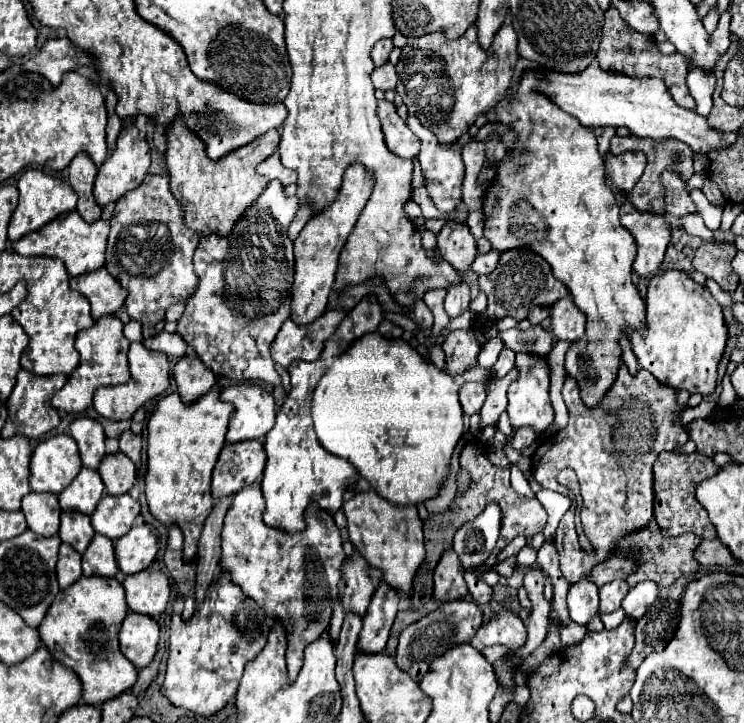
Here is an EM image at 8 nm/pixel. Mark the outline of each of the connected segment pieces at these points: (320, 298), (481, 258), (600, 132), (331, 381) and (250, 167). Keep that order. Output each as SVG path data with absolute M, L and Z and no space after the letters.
M361 163L349 165L343 175L343 183L339 187L339 195L335 197L335 201L317 215L313 215L295 239L295 283L291 291L291 317L299 325L311 323L327 309L327 297L335 285L339 253L347 243L349 233L373 191L375 179L371 173L373 171L363 167Z
M491 249L491 251L489 251L489 253L485 253L485 255L477 255L477 257L475 257L475 261L473 261L473 265L471 265L471 269L473 269L477 275L491 273L491 271L495 269L497 261L499 261L499 251Z
M595 127L593 133L595 133L597 143L599 143L599 153L605 155L607 149L609 149L609 141L611 141L611 137L615 135L615 129L613 129L613 127L601 127L601 129Z
M367 333L335 357L313 391L313 427L319 443L333 455L347 459L371 487L399 505L419 505L439 493L447 477L453 449L463 435L463 411L459 405L459 385L431 359L423 357L403 339L385 339L381 333Z
M177 117L175 123L167 127L165 163L171 177L171 191L179 199L179 203L183 203L187 225L199 235L211 231L223 235L231 231L231 223L239 219L239 215L243 215L247 205L251 205L259 197L259 191L263 191L263 187L269 183L255 169L277 149L277 145L279 130L271 129L245 147L239 147L213 161L207 157L205 143Z

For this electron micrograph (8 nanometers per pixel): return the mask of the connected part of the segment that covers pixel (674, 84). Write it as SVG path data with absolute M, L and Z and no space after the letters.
M609 7L605 11L605 25L603 25L603 35L601 35L601 45L597 51L597 61L603 69L607 71L619 71L625 73L629 77L661 77L669 89L669 93L673 95L673 99L677 101L677 105L681 105L683 109L695 109L695 99L689 95L687 85L685 85L685 75L687 75L687 63L681 55L661 55L658 52L658 44L649 35L637 33L633 31L621 17L619 11Z

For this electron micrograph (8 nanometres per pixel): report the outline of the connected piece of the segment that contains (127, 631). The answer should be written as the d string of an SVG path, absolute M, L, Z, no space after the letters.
M127 613L119 631L121 653L137 667L143 669L151 663L157 643L159 643L159 625L147 615Z

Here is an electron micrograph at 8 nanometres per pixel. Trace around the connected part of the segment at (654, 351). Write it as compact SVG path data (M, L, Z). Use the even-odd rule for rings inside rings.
M671 269L655 275L647 285L647 321L643 331L631 333L633 353L643 369L651 371L661 383L687 389L689 393L713 393L717 385L717 363L727 341L727 325L721 305L707 287L691 281L683 271Z

